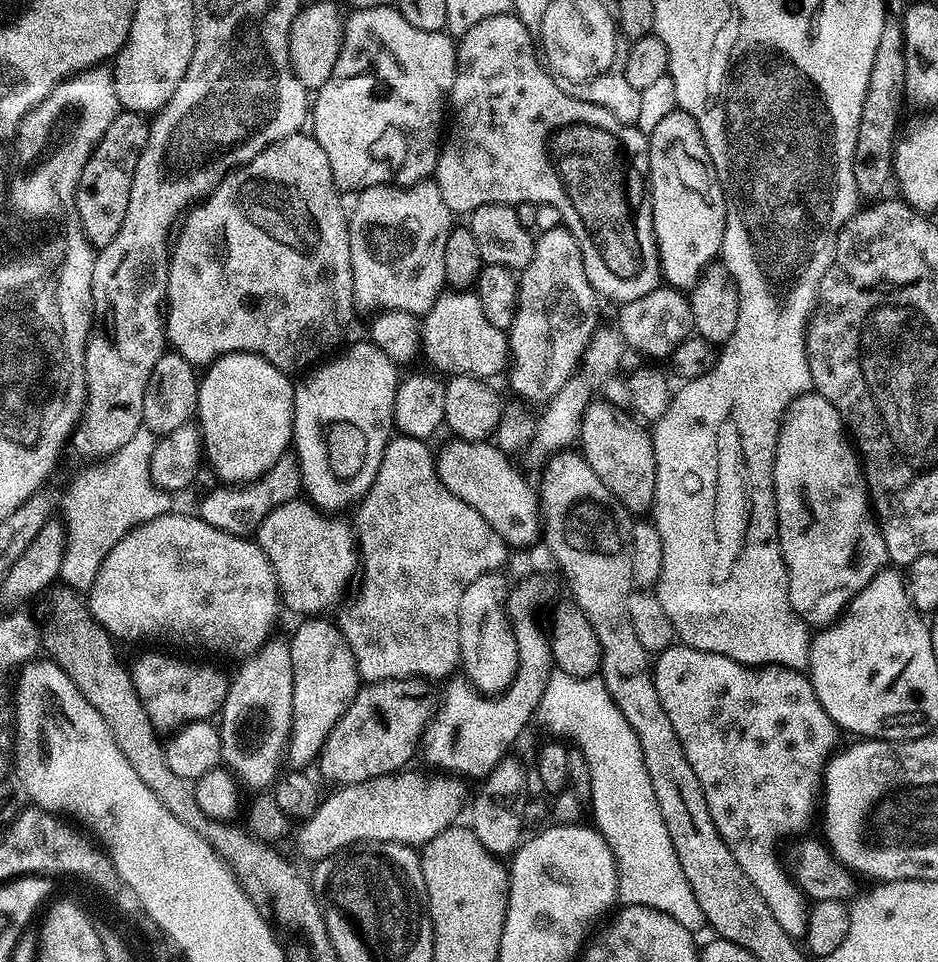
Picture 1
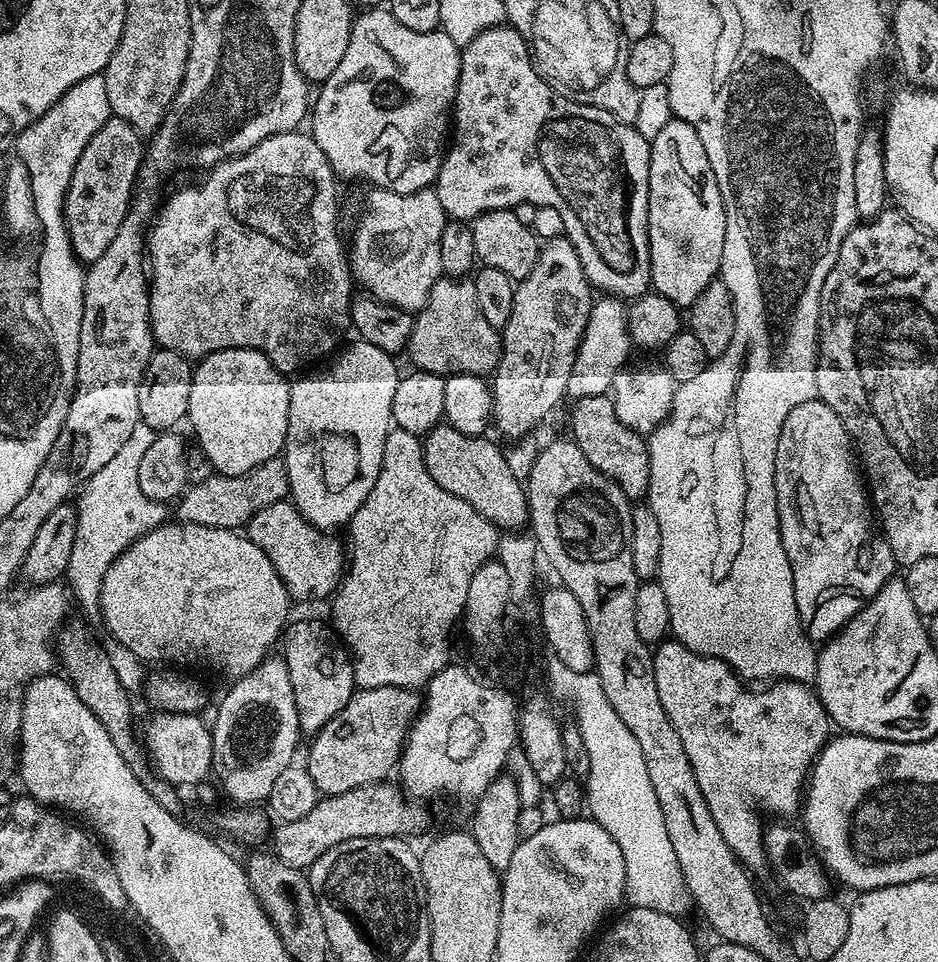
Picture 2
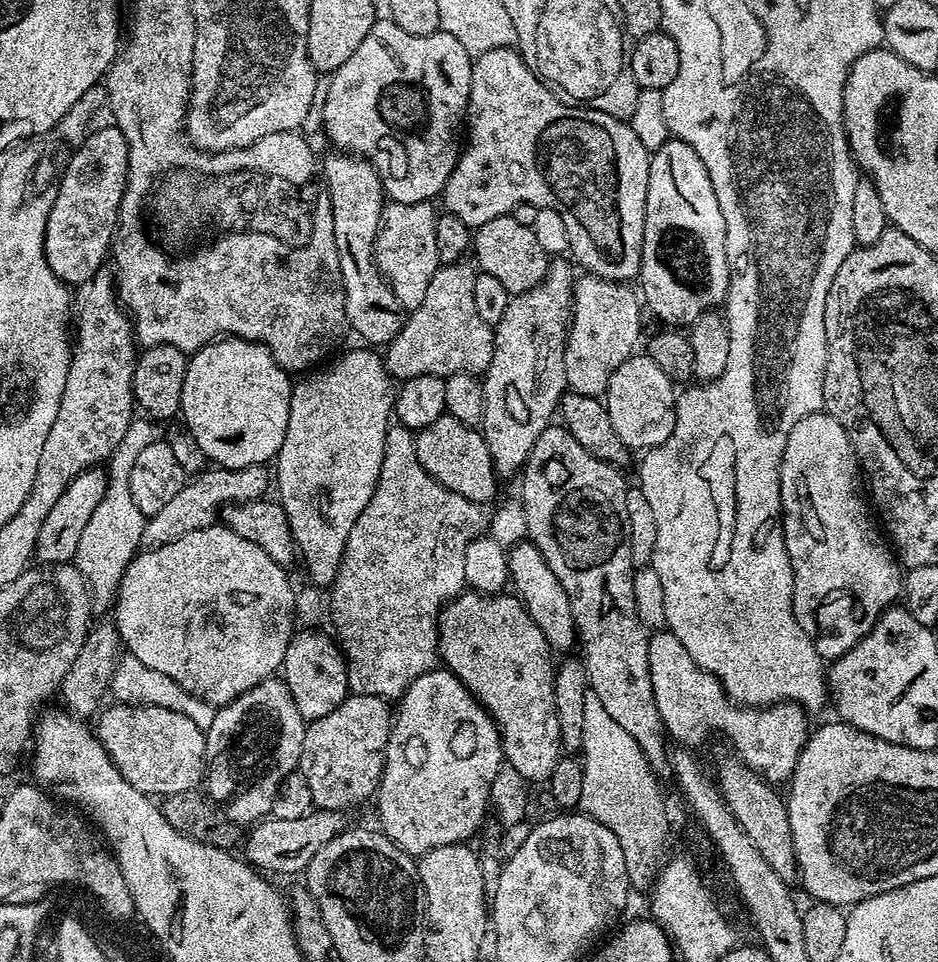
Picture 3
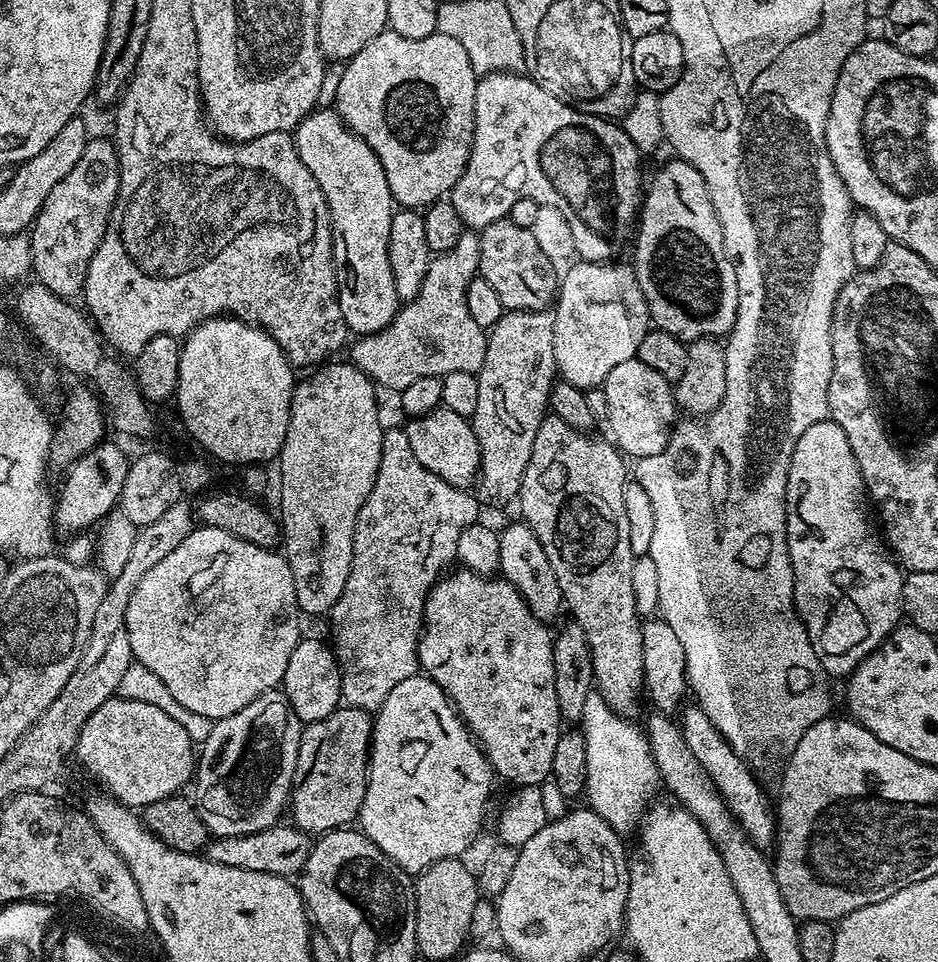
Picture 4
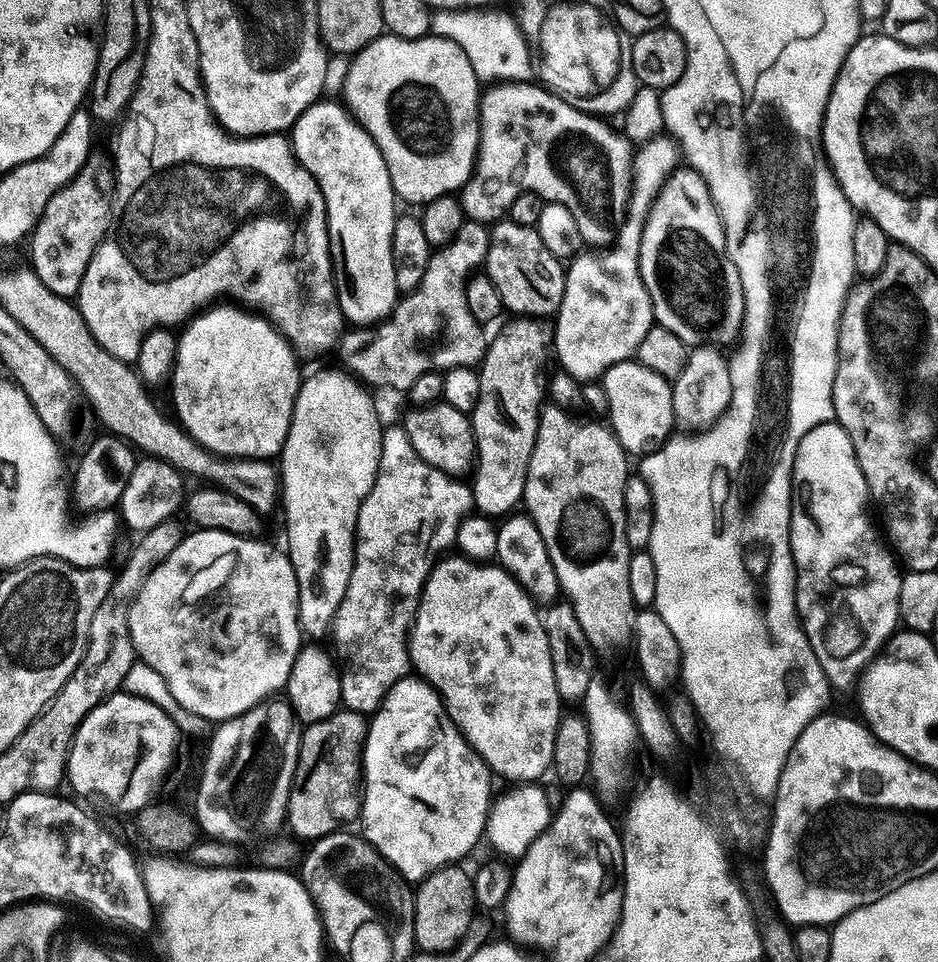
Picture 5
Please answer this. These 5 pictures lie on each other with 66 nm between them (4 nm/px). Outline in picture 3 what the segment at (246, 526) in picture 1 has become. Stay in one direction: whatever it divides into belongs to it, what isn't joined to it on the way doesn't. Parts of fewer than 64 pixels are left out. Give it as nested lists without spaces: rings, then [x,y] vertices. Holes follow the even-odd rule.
[[[255,464],[245,468],[208,466],[201,476],[196,476],[193,480],[191,477],[182,486],[182,490],[178,490],[178,494],[174,494],[174,498],[170,498],[170,502],[166,502],[162,510],[158,510],[158,514],[145,519],[141,545],[145,549],[161,548],[163,544],[174,542],[182,534],[213,527],[218,520],[218,510],[229,504],[261,499],[267,493],[264,492],[267,488],[270,488],[270,472],[265,465]]]

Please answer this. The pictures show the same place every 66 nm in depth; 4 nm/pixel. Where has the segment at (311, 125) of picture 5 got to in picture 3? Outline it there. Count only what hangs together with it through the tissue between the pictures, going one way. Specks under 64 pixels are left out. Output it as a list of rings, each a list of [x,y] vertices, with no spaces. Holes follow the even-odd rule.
[[[351,154],[335,155],[323,157],[322,175],[328,185],[334,214],[334,238],[338,246],[338,266],[342,270],[348,326],[365,340],[361,340],[365,345],[387,346],[402,330],[406,309],[398,302],[372,257],[372,243],[376,240],[386,207],[384,187],[374,166],[367,160]]]

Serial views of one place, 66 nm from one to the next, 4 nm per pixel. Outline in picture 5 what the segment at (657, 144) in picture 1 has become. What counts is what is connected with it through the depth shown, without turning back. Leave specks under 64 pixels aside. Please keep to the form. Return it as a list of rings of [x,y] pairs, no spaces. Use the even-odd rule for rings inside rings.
[[[695,170],[687,171],[681,171],[679,174],[673,175],[672,179],[665,184],[664,189],[660,191],[660,195],[653,201],[652,209],[647,214],[644,222],[644,232],[640,236],[640,277],[650,294],[655,323],[659,327],[673,332],[689,349],[705,346],[725,346],[724,344],[732,344],[735,340],[737,343],[741,339],[744,327],[744,291],[742,290],[742,278],[738,278],[738,270],[728,253],[726,238],[724,237],[724,224],[720,220],[716,204],[712,200],[712,195],[706,186],[706,182],[701,178],[699,172]]]

